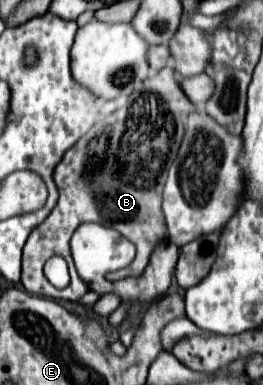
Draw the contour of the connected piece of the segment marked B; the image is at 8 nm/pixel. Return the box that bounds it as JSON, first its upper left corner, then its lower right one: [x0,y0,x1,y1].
[21,66,197,302]

